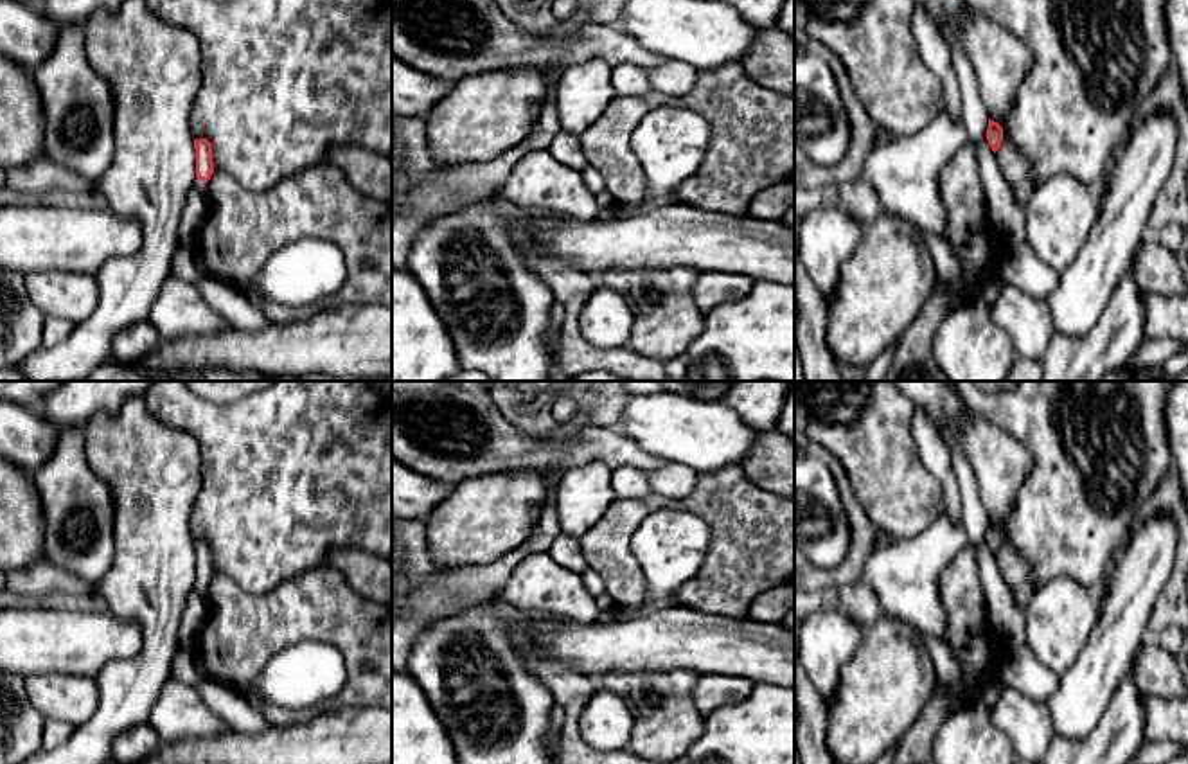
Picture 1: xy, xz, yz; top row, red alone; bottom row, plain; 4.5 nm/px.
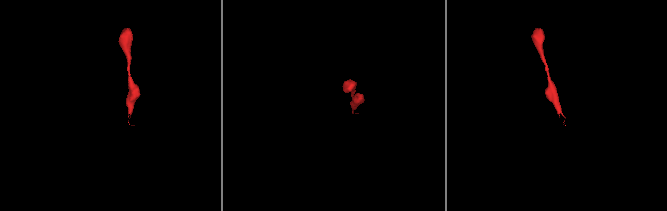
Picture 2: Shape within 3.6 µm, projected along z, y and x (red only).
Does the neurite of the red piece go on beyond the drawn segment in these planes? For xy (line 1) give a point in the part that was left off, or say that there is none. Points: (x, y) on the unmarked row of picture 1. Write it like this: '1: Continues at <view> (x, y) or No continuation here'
1: Continues at xy (200, 586)

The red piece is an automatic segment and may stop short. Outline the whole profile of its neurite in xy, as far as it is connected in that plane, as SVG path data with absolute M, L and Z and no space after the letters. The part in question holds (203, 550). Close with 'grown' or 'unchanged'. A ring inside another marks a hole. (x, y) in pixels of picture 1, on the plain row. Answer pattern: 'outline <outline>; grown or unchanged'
outline M207 541L194 543L196 552L196 582L194 588L203 597L208 611L208 600L207 600L207 584L210 582L214 575L214 564L212 564L212 546Z; grown

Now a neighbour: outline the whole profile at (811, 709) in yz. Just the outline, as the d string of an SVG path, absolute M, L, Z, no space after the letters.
M794 660L796 723L794 735L803 764L836 764L827 748L829 705Z

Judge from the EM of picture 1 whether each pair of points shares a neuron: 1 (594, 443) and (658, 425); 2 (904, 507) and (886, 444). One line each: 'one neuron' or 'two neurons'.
1: two neurons
2: one neuron

